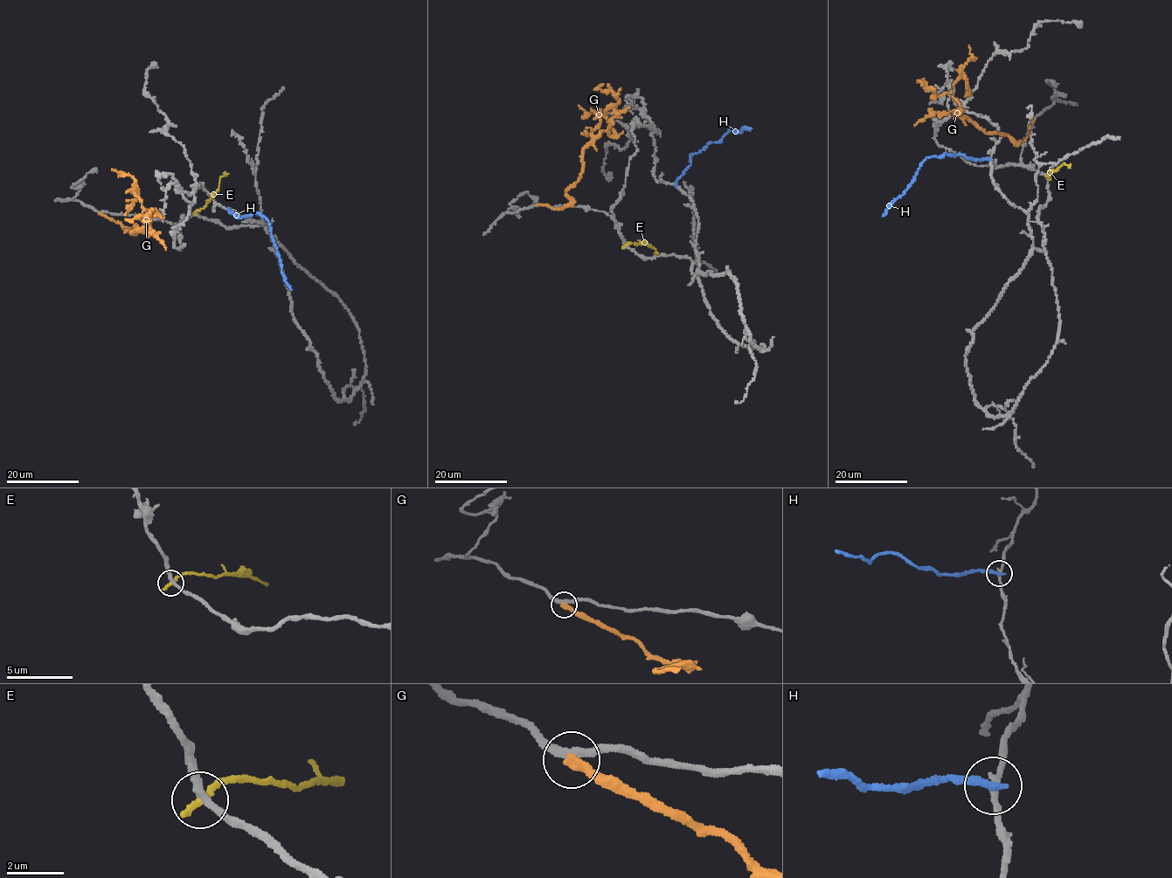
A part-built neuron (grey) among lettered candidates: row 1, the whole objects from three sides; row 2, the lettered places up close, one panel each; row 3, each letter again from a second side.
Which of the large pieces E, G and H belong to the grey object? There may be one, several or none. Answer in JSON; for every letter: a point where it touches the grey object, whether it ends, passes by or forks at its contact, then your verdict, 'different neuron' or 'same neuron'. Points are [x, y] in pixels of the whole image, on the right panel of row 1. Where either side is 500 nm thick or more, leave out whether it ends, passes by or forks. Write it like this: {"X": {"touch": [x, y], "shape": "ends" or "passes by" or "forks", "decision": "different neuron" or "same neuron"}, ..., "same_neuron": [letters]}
{"E": {"touch": [1048, 177], "shape": "ends", "decision": "different neuron"}, "G": {"touch": [1034, 118], "shape": "ends", "decision": "different neuron"}, "H": {"touch": [990, 160], "shape": "ends", "decision": "different neuron"}, "same_neuron": []}

